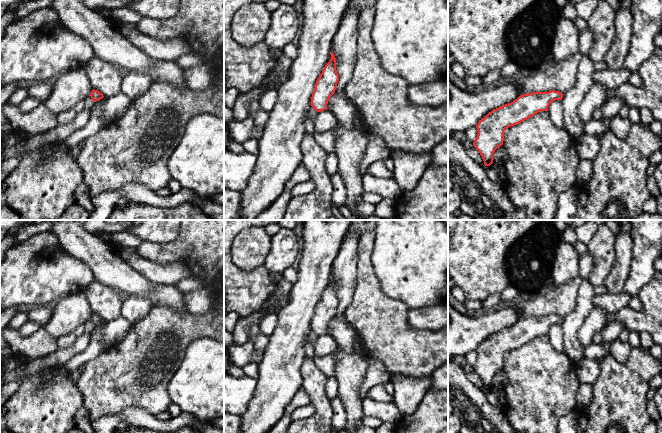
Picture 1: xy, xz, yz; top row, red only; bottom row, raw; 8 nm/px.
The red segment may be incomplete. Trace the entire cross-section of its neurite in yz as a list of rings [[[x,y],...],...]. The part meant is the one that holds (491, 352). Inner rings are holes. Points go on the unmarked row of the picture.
[[[559,315],[533,316],[523,318],[511,327],[493,333],[476,349],[478,359],[473,370],[483,382],[484,389],[493,387],[495,374],[503,369],[504,355],[540,335],[547,335],[551,326],[562,324]]]

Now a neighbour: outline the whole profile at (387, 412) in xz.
[[[368,393],[362,402],[365,416],[375,417],[383,423],[397,423],[401,418],[394,402],[378,402],[369,397]]]

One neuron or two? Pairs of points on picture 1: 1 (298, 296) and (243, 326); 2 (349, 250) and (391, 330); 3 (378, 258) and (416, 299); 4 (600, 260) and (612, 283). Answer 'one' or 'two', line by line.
1: two
2: two
3: one
4: two

